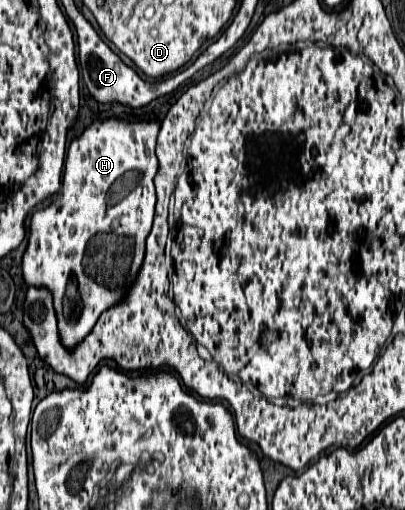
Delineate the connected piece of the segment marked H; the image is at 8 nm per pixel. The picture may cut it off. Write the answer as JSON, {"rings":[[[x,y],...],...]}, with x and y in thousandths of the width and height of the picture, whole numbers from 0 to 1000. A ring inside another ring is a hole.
{"rings":[[[284,229],[235,237],[170,284],[151,382],[77,425],[72,480],[57,500],[57,543],[67,559],[111,559],[131,571],[151,673],[165,684],[185,680],[230,645],[240,622],[259,606],[304,586],[353,516],[358,465],[373,453],[383,422],[378,347],[393,327],[383,308],[388,261],[388,237],[314,241]],[[175,559],[185,559],[185,578],[170,575],[165,586],[165,563]]]}

